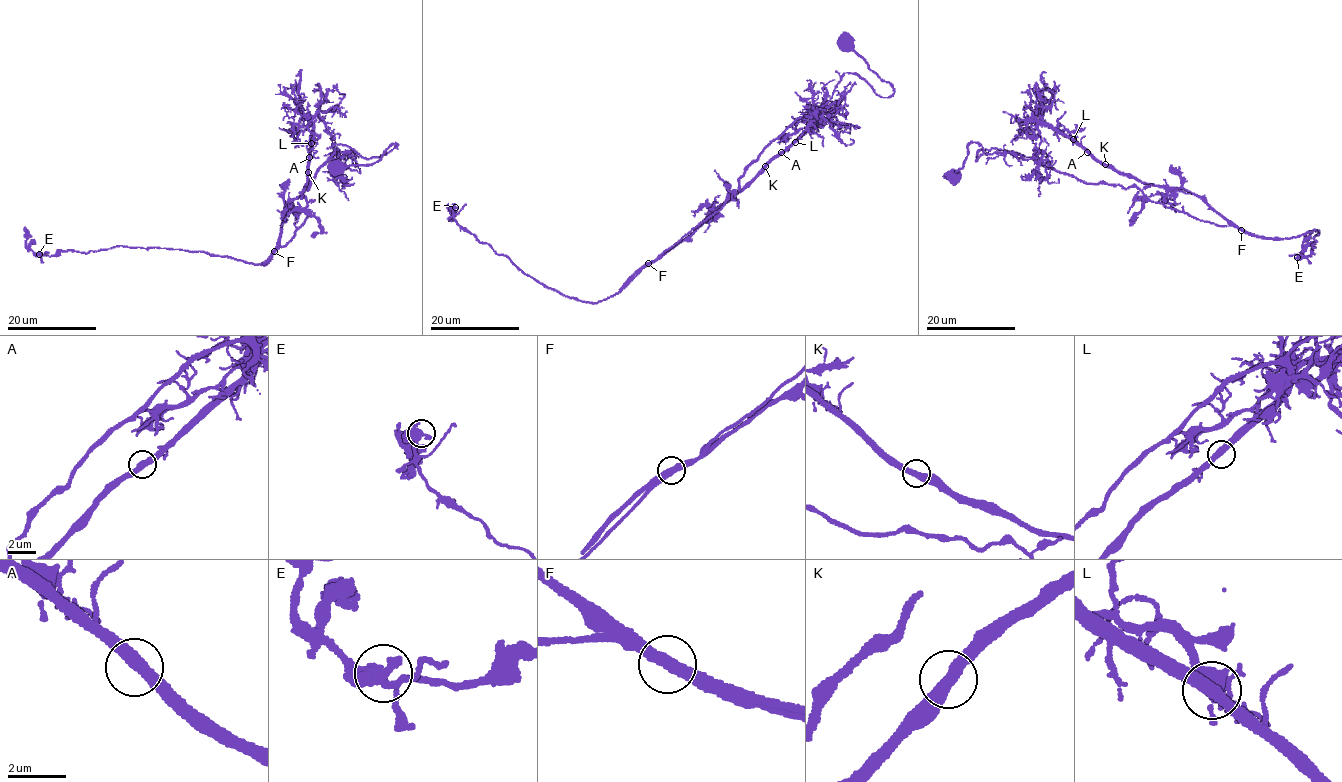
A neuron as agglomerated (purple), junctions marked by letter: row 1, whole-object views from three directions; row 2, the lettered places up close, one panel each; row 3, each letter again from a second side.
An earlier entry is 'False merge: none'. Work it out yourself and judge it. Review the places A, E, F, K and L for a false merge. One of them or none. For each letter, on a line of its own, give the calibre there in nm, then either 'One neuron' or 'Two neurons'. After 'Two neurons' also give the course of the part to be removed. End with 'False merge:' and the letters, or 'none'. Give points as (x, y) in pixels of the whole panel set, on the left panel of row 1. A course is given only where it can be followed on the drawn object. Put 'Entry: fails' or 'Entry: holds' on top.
Entry: fails
A: Thickness 440 nm. One neuron
E: Thickness 480 nm. One neuron
F: Thickness 440 nm. Two neurons. Course of the part to remove: (274, 252), (286, 206), (301, 196), (307, 179), (312, 128), (298, 104), (301, 71)
K: Thickness 420 nm. One neuron
L: Thickness 440 nm. One neuron
False merge: F

